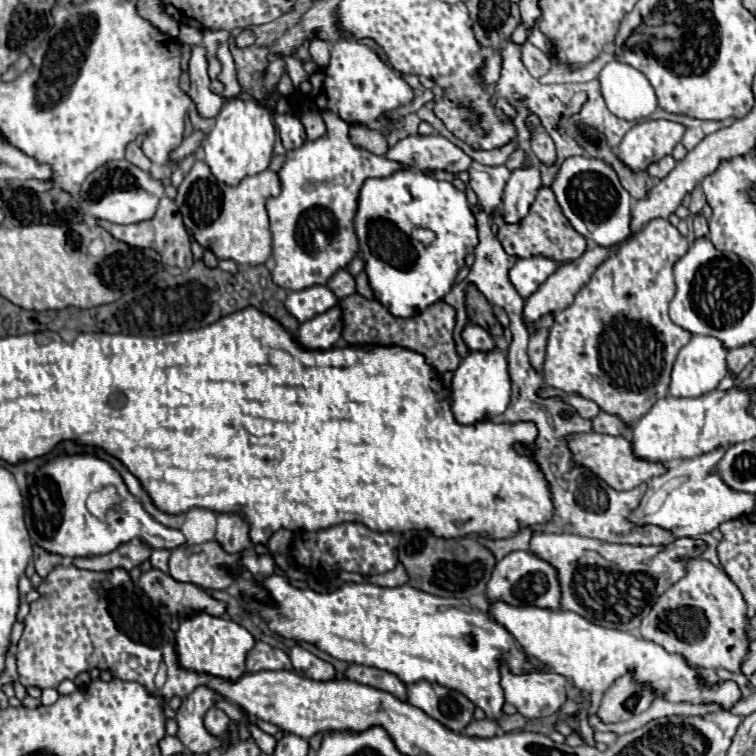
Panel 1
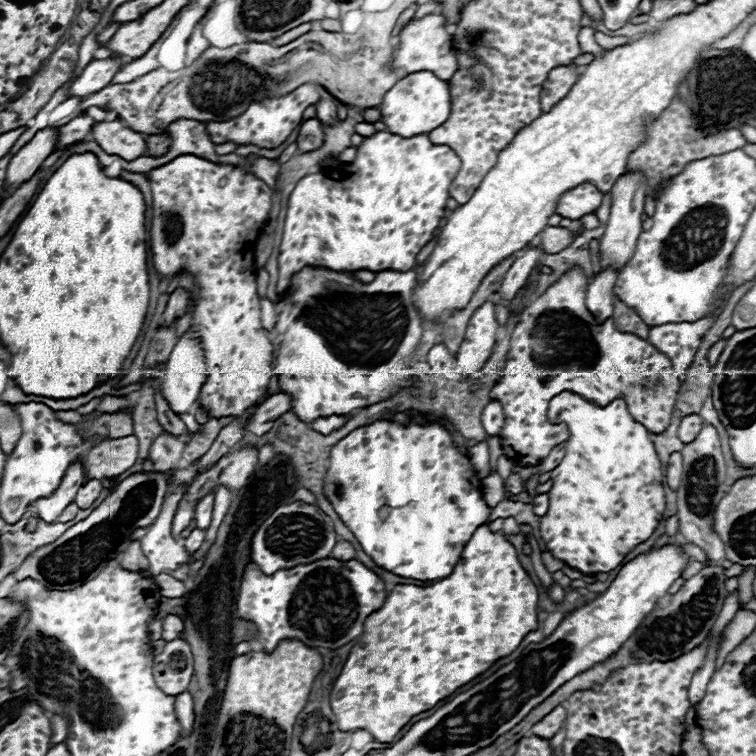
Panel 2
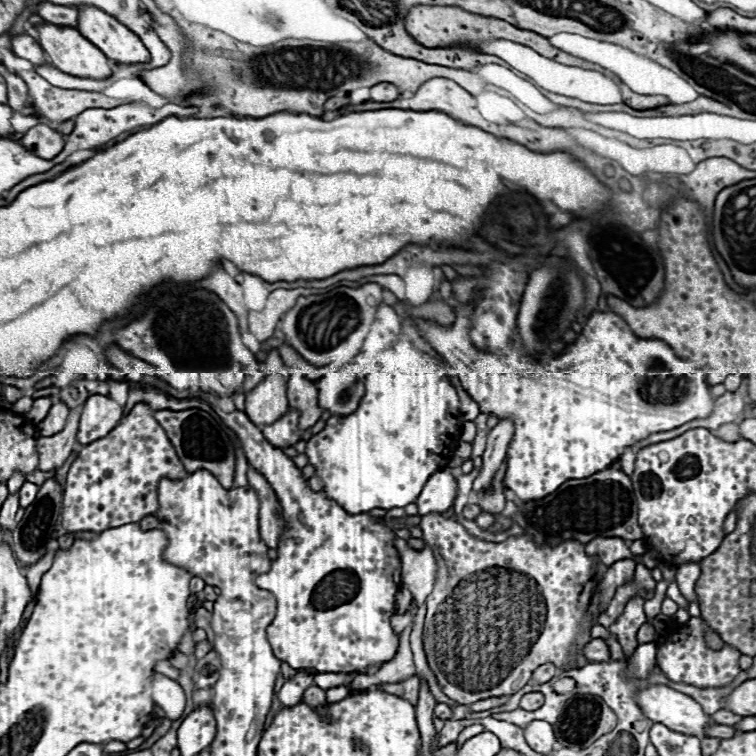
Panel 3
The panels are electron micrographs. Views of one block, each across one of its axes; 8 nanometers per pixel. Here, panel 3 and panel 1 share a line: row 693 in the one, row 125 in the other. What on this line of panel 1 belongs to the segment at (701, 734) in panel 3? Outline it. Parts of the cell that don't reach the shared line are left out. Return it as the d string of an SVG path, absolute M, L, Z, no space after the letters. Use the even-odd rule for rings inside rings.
M644 120L622 138L616 156L632 172L644 172L662 156L668 156L680 142L682 134L684 128L676 122Z

